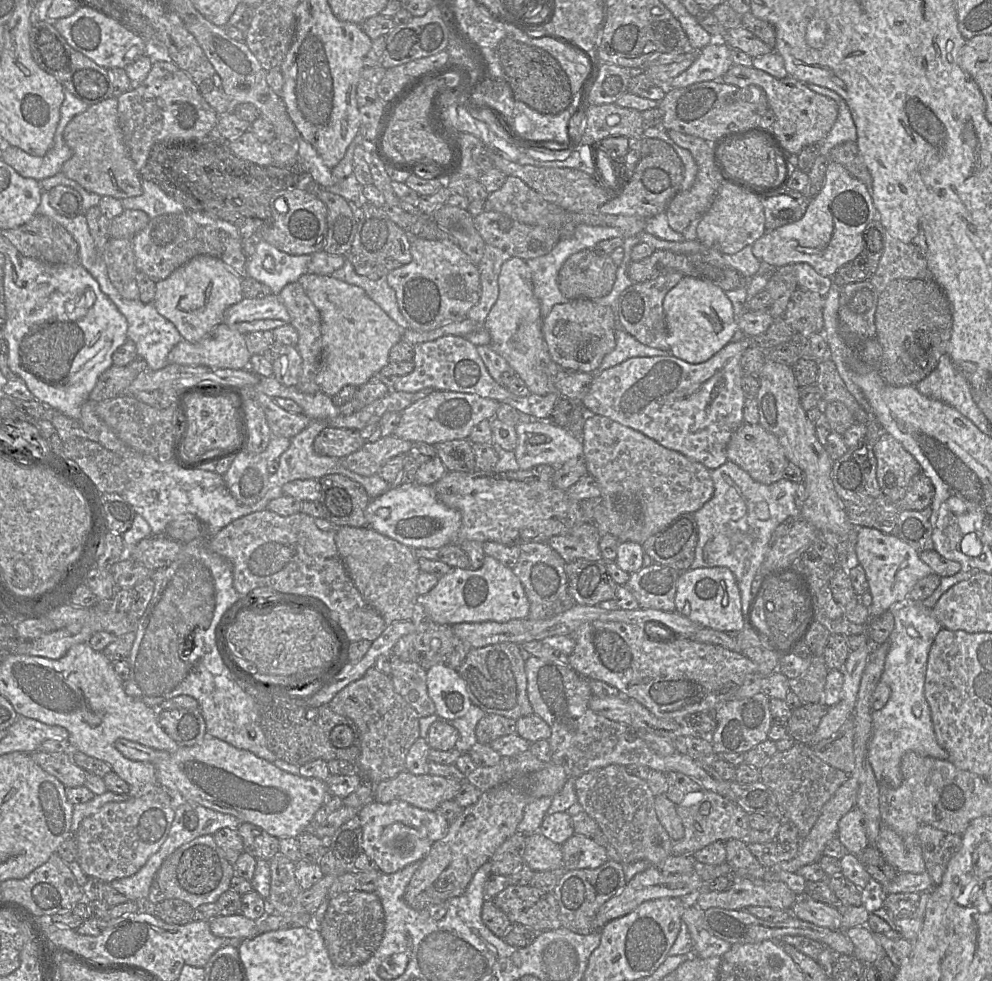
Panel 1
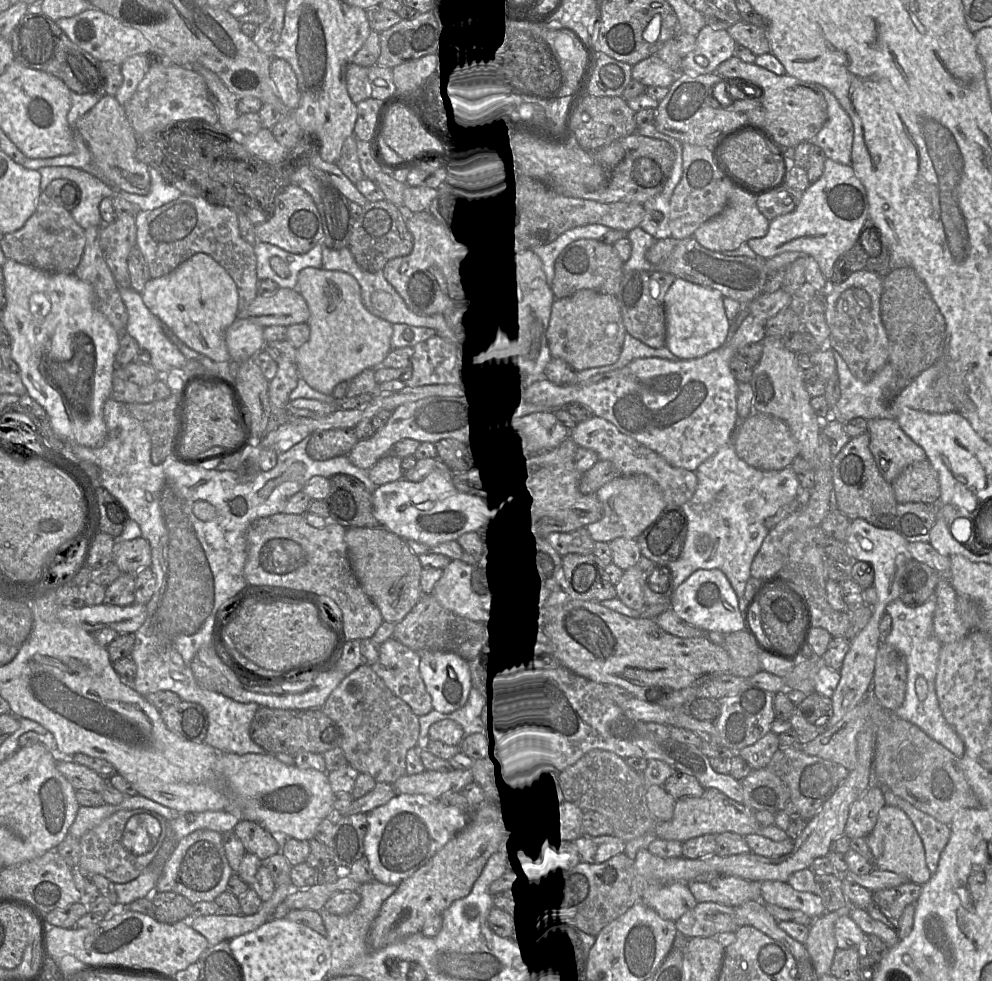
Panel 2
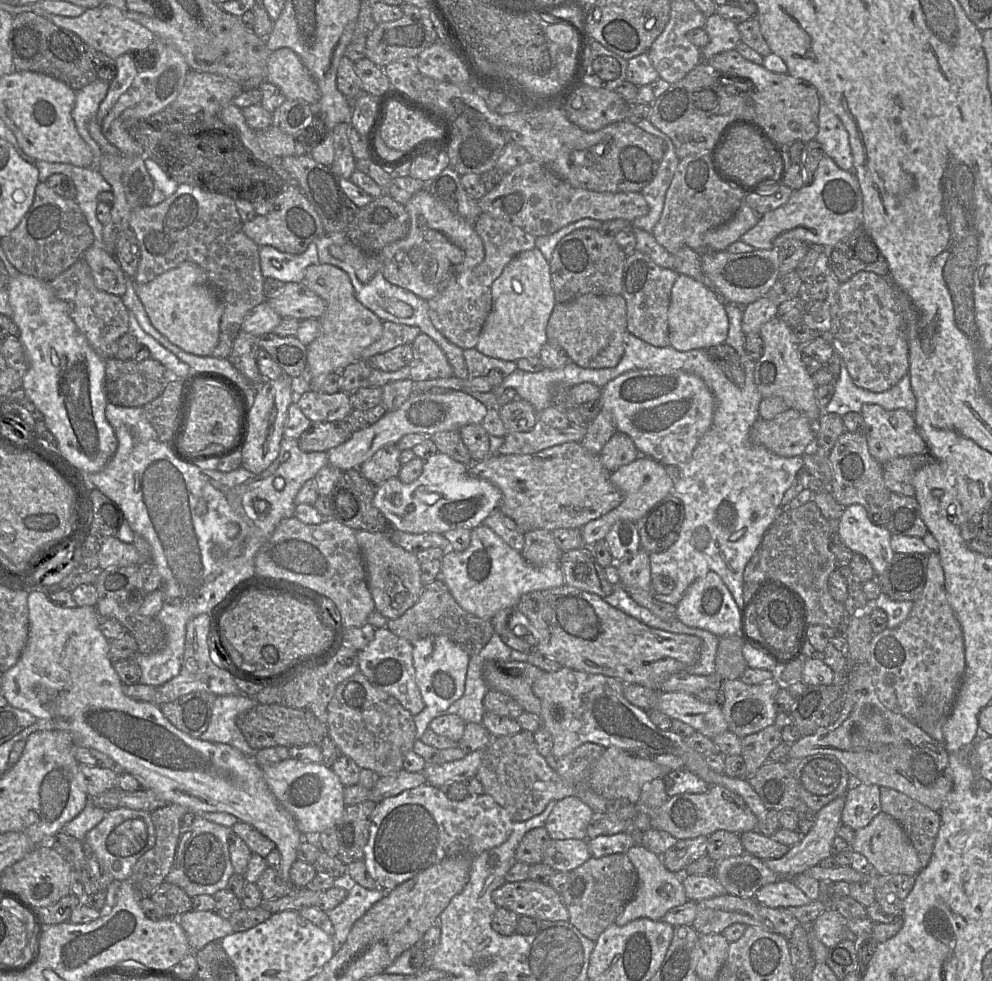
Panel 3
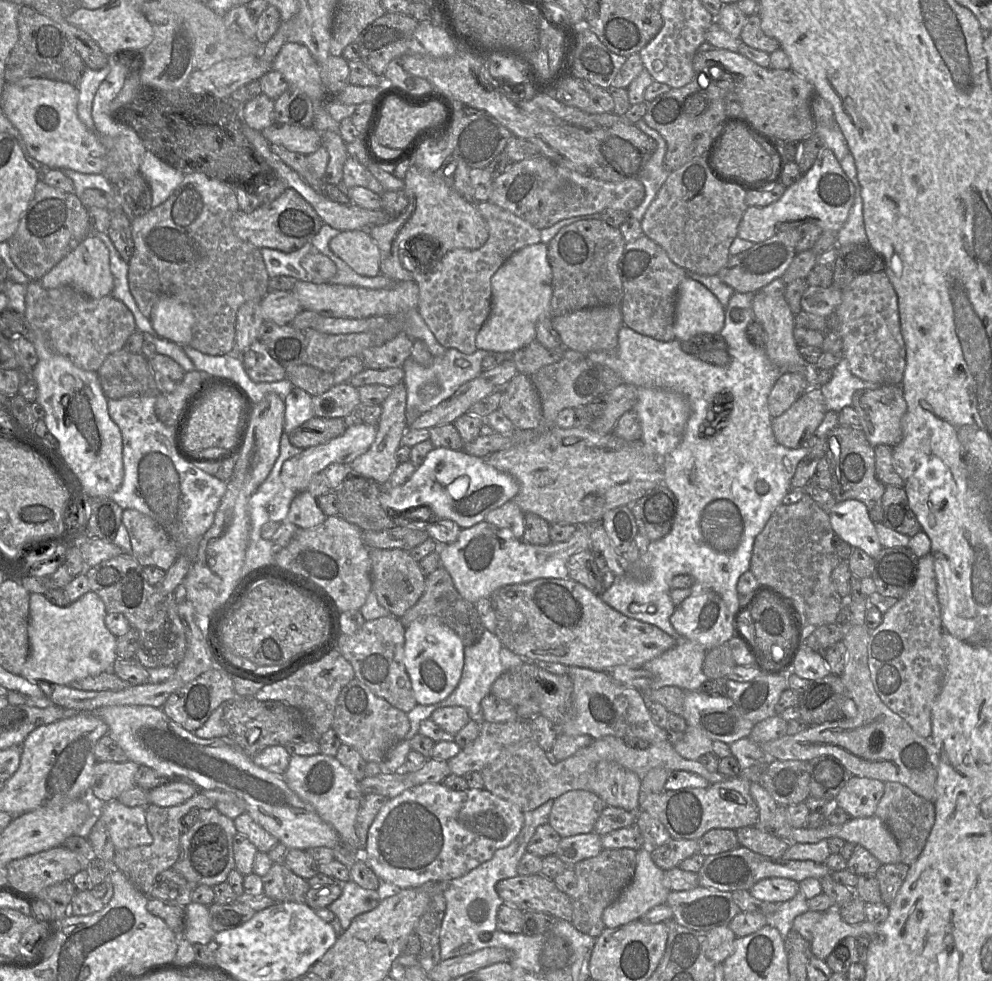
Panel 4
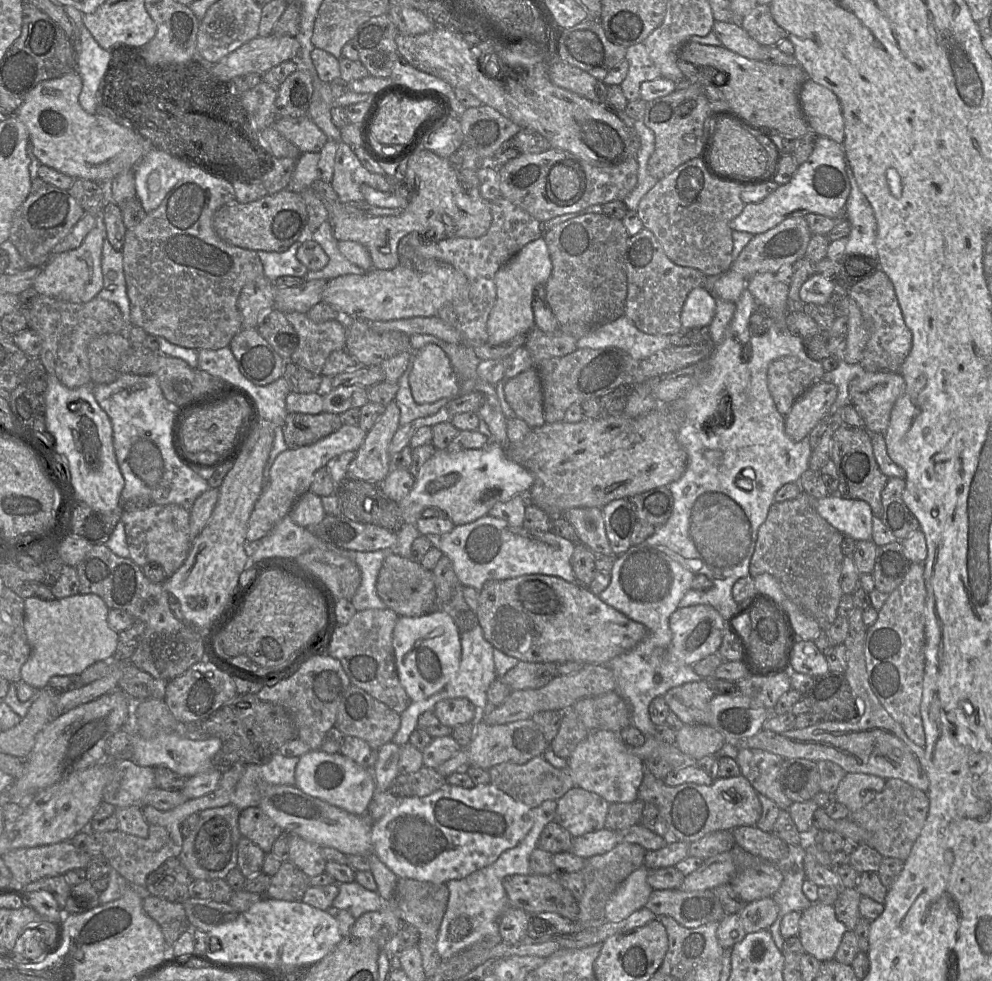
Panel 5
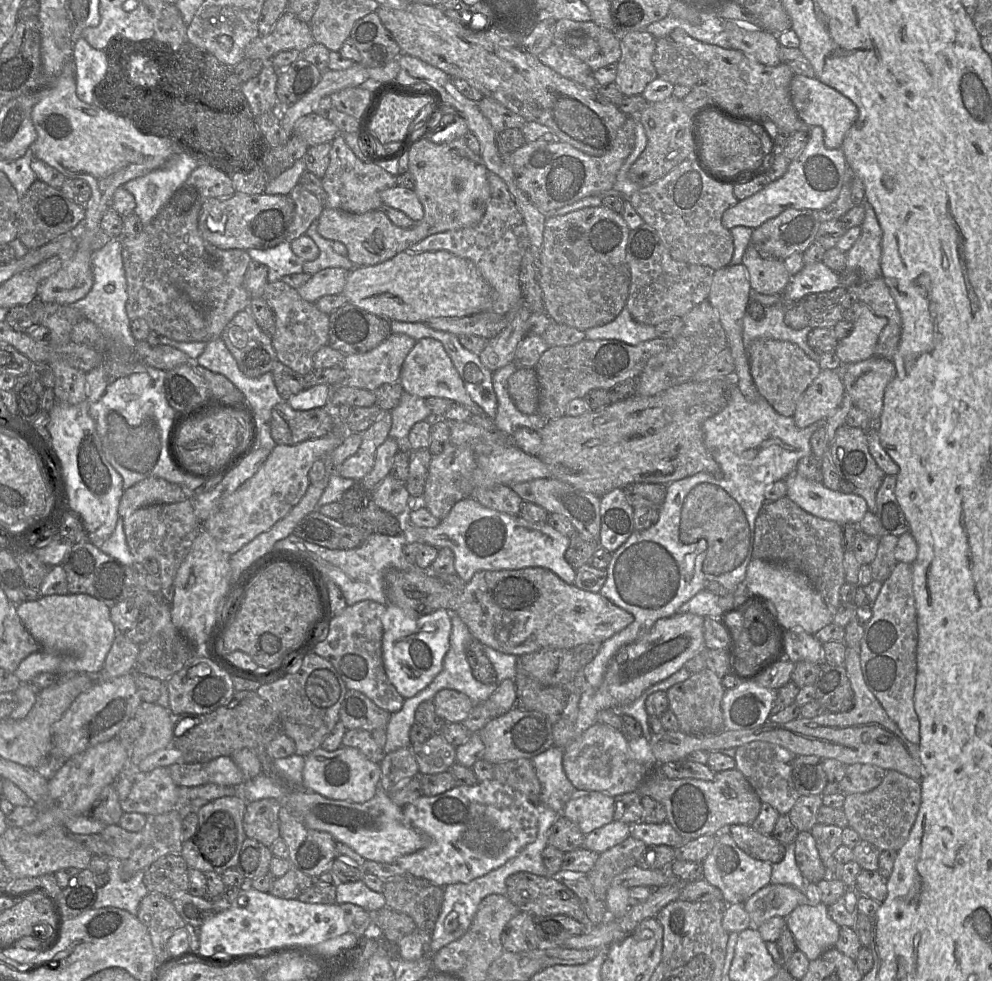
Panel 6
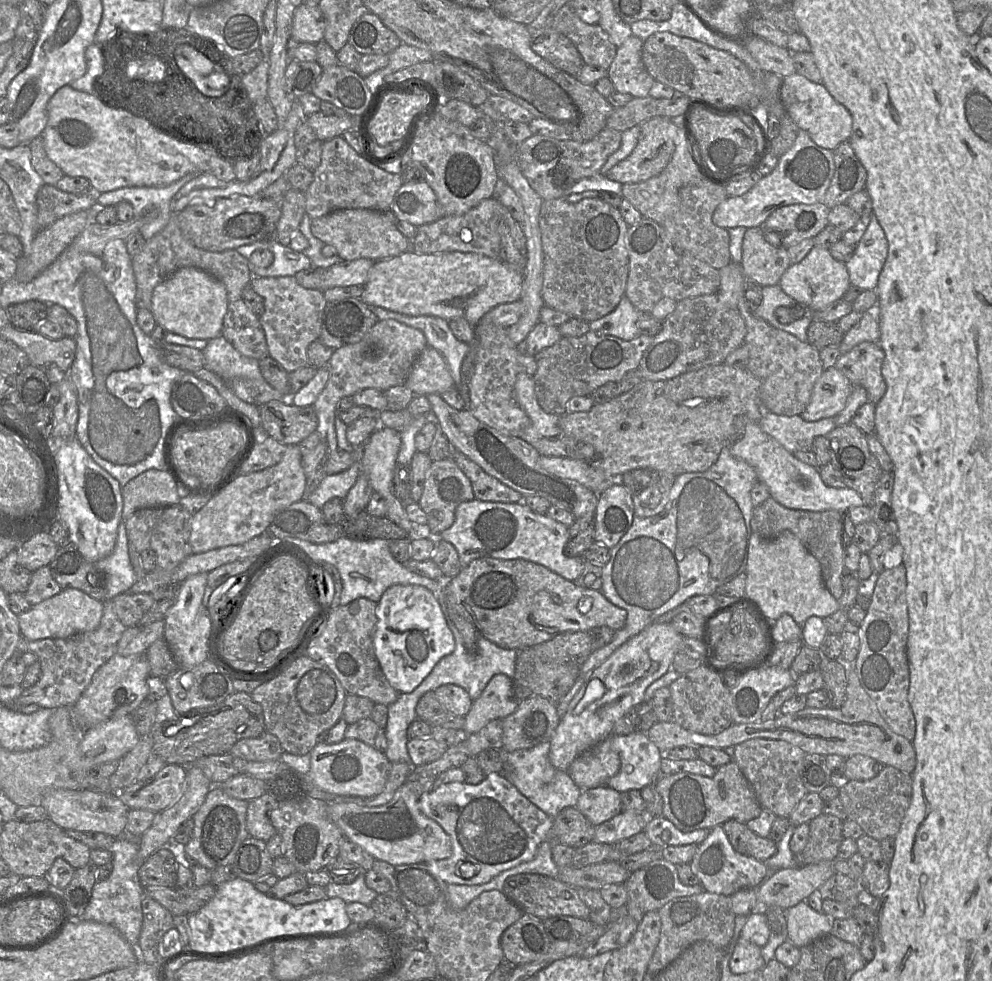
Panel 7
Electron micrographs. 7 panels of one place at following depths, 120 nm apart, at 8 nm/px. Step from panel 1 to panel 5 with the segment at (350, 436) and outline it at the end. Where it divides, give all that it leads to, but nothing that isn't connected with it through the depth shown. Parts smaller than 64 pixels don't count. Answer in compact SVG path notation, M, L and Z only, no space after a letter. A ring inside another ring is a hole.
M288 413L282 432L288 449L297 449L318 442L339 430L342 425L340 416L335 413Z

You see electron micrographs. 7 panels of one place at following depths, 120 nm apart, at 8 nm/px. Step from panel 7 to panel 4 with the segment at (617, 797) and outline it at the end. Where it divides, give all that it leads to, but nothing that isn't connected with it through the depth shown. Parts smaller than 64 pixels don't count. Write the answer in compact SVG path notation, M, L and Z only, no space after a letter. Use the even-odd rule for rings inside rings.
M568 791L554 800L548 824L561 838L591 833L605 806L592 791Z

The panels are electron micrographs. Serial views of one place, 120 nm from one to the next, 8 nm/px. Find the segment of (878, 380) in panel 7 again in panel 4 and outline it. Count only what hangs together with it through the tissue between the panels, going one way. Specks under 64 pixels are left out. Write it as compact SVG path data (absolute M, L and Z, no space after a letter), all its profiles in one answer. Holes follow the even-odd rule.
M881 385L877 389L858 390L853 394L852 401L852 407L860 417L861 428L873 448L878 445L895 446L901 441L901 420L907 409L901 385Z

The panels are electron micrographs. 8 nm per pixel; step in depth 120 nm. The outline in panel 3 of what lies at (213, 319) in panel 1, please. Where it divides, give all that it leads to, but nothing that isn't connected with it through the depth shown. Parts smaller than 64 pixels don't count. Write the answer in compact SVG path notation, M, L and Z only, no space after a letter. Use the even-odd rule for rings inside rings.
M183 262L178 267L164 272L146 284L134 284L134 290L144 306L152 326L172 344L184 352L196 356L212 355L219 341L223 306L213 289L207 284L207 274L199 265L193 262Z

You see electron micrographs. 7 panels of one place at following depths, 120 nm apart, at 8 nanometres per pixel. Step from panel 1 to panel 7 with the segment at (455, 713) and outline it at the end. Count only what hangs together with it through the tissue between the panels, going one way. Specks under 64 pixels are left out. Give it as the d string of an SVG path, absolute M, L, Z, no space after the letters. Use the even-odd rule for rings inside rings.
M396 584L389 587L377 603L377 623L373 647L381 670L399 693L410 693L431 673L436 664L455 649L455 639L433 592L421 585Z

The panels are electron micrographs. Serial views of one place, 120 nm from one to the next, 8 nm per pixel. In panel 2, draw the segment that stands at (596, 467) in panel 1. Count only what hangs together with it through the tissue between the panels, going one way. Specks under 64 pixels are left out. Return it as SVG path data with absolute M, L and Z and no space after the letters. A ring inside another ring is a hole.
M593 415L588 420L578 422L570 430L569 437L578 446L595 451L598 459L612 462L619 475L643 474L650 477L660 488L666 505L682 507L693 497L696 491L698 479L695 471L671 465L661 455L631 436L622 433L614 424L599 416Z

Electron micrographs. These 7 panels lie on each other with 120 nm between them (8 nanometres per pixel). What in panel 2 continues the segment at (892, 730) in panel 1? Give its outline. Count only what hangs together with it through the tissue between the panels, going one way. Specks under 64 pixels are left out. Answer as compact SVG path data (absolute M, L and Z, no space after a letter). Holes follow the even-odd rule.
M898 598L886 607L886 613L892 617L892 630L885 639L885 642L901 651L906 658L907 664L905 698L901 706L894 713L899 718L918 726L932 739L959 758L962 758L965 752L965 746L957 732L944 718L936 694L935 681L938 656L942 644L933 632L935 608L936 602L934 598L929 598L916 607L907 606Z

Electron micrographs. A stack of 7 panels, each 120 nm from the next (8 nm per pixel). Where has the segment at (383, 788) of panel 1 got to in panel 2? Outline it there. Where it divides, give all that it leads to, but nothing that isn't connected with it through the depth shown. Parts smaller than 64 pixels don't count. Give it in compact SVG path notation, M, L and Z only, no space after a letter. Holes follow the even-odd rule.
M451 768L448 771L425 769L419 774L401 776L393 783L393 787L398 794L421 794L440 798L448 791L462 791L473 781L471 769Z

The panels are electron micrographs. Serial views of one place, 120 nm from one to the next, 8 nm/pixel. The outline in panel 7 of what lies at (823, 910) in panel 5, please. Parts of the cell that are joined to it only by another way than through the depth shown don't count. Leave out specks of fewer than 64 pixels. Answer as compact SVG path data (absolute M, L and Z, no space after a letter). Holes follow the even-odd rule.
M805 901L785 910L785 918L787 940L798 948L831 934L833 919L824 913L816 912Z

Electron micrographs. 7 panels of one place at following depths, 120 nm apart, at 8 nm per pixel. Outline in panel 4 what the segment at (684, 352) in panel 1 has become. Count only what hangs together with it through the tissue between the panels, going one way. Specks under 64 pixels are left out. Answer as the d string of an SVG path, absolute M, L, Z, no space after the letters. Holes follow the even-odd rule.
M688 276L681 281L675 309L675 339L682 342L699 333L719 334L724 318L724 308L710 290Z

